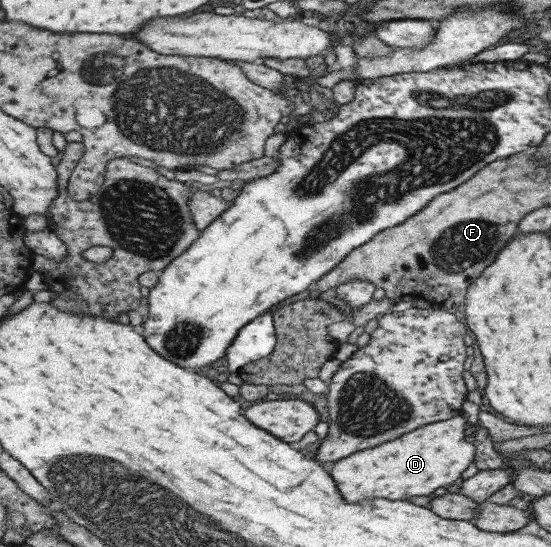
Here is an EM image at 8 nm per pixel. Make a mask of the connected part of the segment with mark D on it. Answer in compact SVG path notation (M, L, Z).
M463 416L428 423L418 431L410 431L410 435L402 435L402 439L341 459L334 464L331 475L342 496L350 499L350 503L378 497L405 501L410 497L428 496L440 487L458 483L461 473L473 461L476 444L464 439L464 425Z

